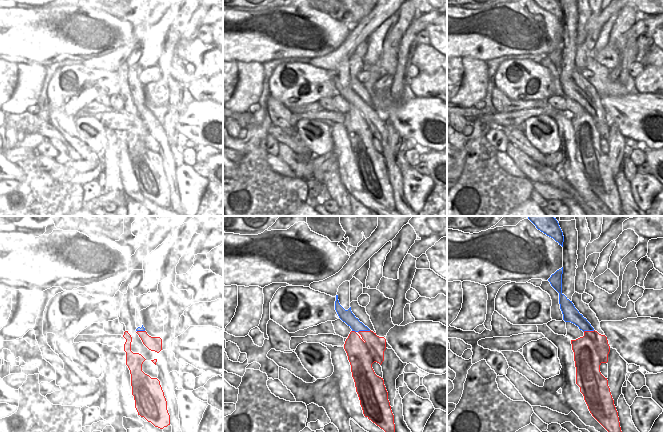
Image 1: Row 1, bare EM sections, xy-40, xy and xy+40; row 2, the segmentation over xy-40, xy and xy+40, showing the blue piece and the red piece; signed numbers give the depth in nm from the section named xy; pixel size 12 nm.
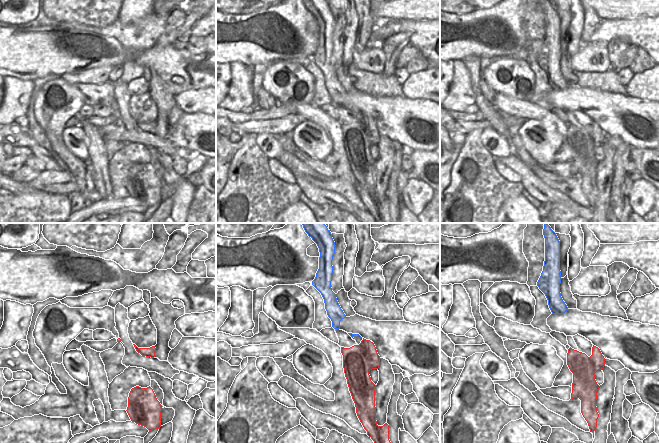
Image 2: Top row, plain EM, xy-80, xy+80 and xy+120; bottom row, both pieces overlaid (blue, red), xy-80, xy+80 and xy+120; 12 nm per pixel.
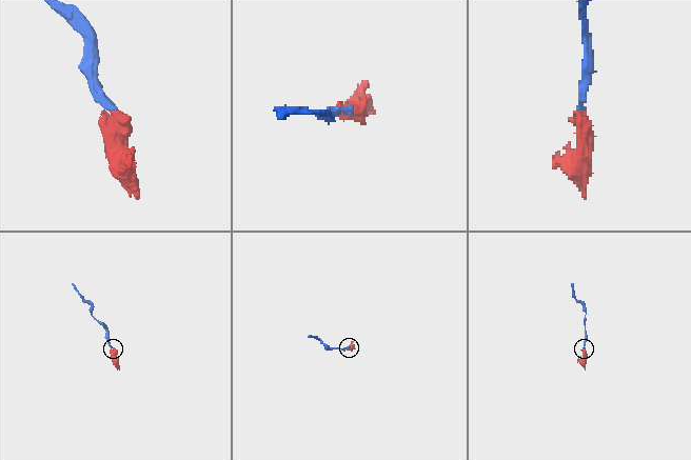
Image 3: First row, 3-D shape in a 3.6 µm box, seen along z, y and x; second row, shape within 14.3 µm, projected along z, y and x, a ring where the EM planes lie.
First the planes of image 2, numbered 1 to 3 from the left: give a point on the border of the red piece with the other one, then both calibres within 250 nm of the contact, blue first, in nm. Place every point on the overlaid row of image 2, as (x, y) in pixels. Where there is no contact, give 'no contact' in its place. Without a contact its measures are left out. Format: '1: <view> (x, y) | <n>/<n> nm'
1: no contact
2: no contact
3: no contact

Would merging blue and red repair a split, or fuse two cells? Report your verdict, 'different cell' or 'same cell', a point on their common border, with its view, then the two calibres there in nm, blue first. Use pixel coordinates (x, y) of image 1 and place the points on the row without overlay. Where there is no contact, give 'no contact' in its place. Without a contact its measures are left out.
different cell | xy (364, 106) | 150/280 nm

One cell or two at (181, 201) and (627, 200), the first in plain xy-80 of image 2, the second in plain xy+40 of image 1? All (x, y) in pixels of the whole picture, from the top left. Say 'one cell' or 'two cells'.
two cells

